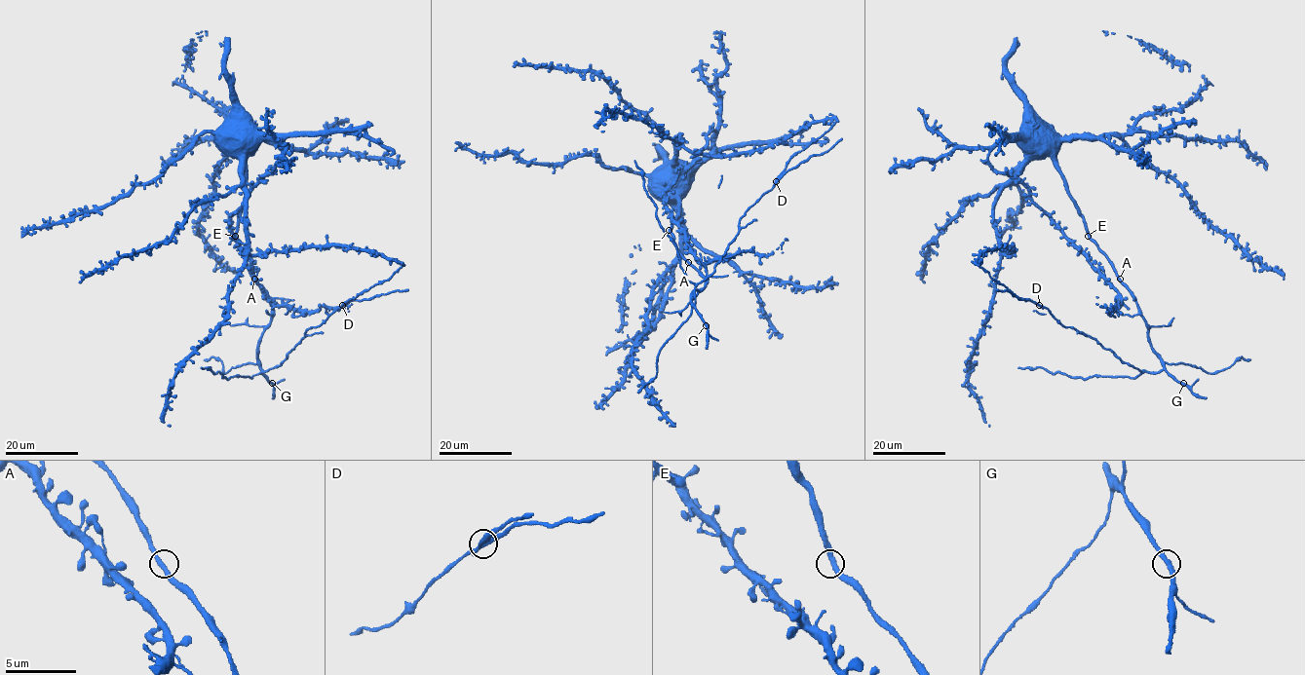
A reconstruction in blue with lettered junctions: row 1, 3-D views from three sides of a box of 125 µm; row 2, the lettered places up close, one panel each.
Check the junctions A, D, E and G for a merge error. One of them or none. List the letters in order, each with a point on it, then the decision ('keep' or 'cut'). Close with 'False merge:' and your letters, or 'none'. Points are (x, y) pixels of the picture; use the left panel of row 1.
A: place (254, 279); keep
D: place (342, 305); cut
E: place (235, 236); keep
G: place (272, 383); keep
False merge: D

